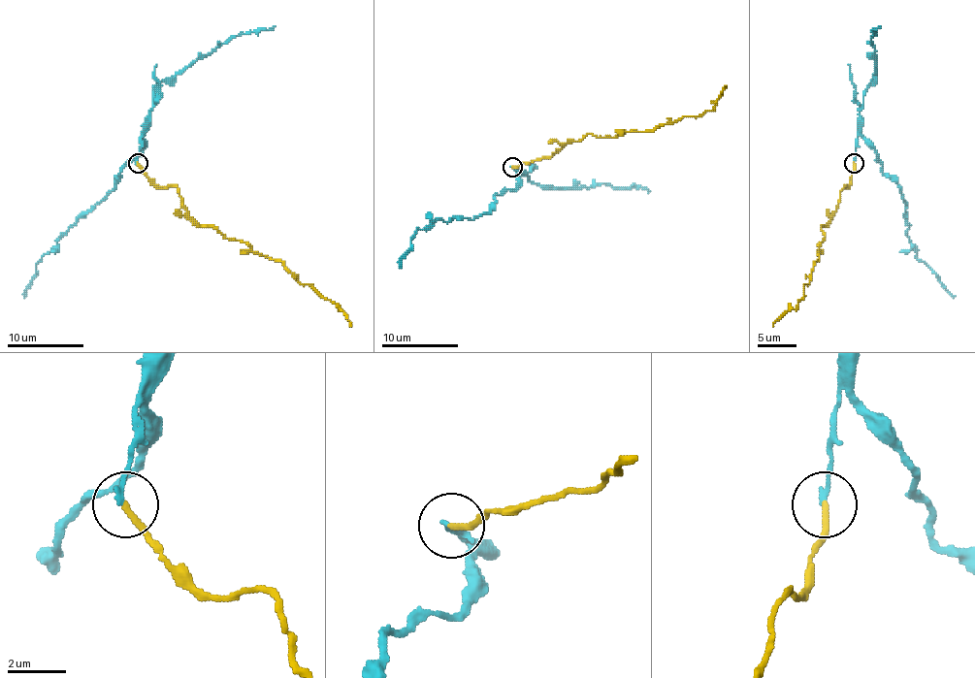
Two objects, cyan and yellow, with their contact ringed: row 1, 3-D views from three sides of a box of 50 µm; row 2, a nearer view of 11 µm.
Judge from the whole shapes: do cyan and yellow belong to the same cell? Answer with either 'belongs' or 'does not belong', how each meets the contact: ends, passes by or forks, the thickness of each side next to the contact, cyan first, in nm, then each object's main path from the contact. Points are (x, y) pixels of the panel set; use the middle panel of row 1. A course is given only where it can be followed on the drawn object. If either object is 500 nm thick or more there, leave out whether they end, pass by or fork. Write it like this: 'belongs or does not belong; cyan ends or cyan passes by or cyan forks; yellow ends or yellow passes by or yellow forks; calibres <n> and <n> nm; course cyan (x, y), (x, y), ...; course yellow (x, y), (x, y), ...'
does not belong; cyan ends; yellow ends; calibres 160 and 200 nm; course cyan (512, 166), (518, 185), (497, 195), (485, 213), (473, 219), (438, 219), (416, 229), (399, 266); course yellow (512, 166), (550, 156), (566, 143), (593, 134), (617, 138), (698, 116), (715, 107), (727, 85)

